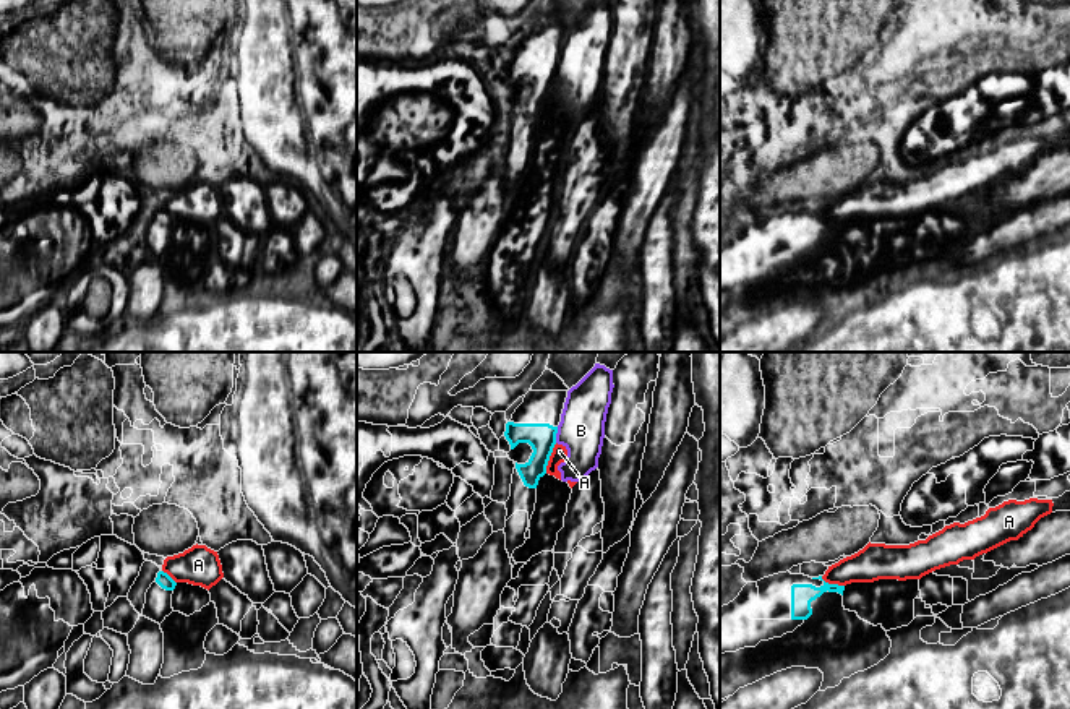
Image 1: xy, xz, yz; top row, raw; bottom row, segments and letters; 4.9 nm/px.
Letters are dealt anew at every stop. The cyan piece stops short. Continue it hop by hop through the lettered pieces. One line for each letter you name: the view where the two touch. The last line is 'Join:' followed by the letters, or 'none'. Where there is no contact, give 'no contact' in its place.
Join: none

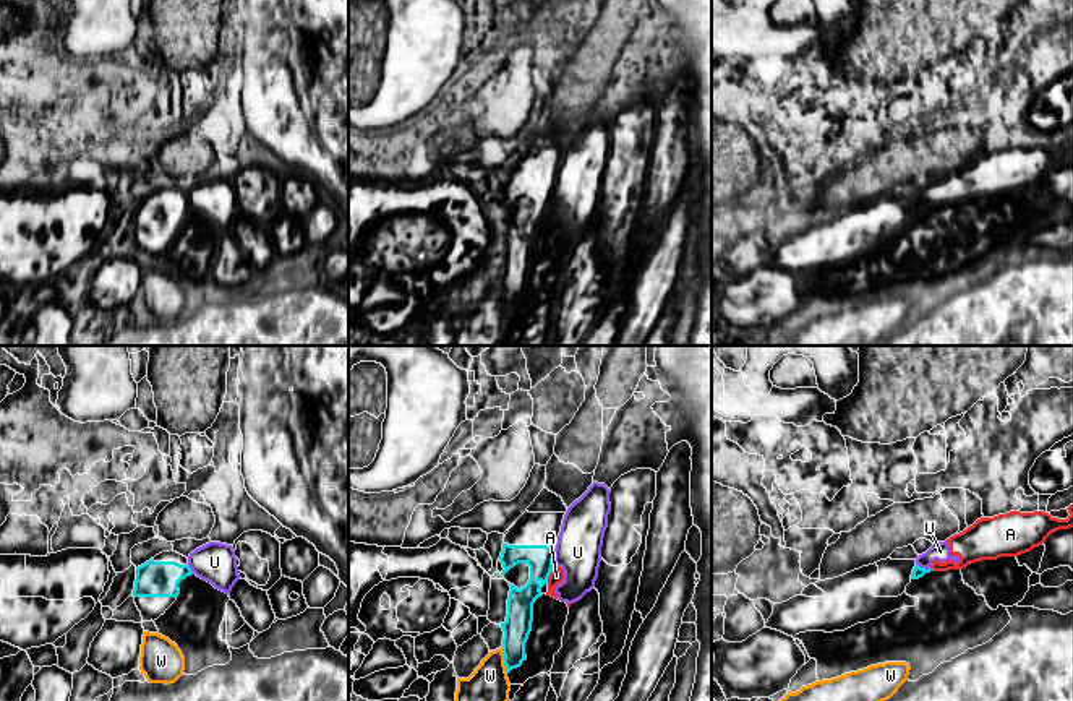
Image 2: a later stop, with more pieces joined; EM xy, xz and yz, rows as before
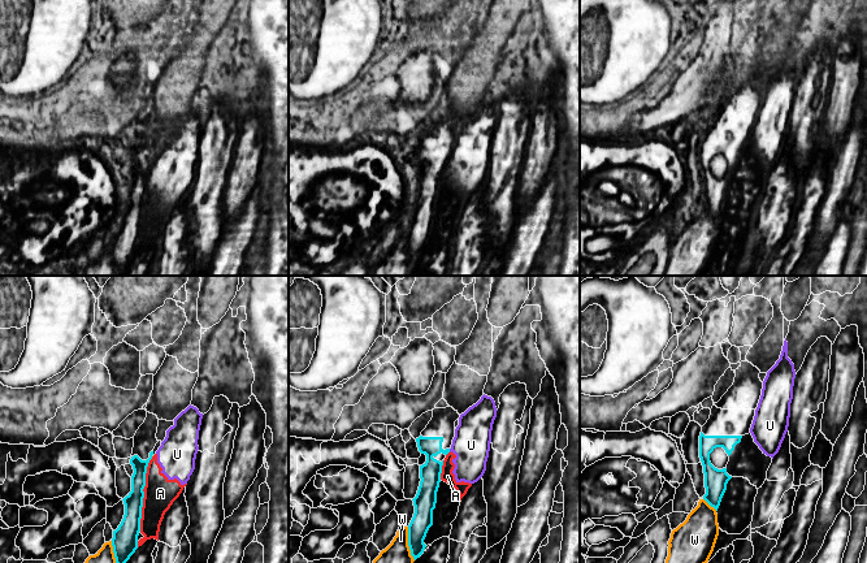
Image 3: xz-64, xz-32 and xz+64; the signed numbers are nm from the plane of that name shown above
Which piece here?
Join: none

